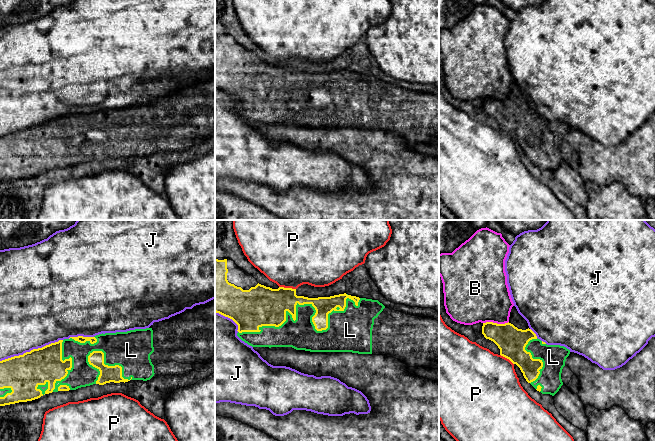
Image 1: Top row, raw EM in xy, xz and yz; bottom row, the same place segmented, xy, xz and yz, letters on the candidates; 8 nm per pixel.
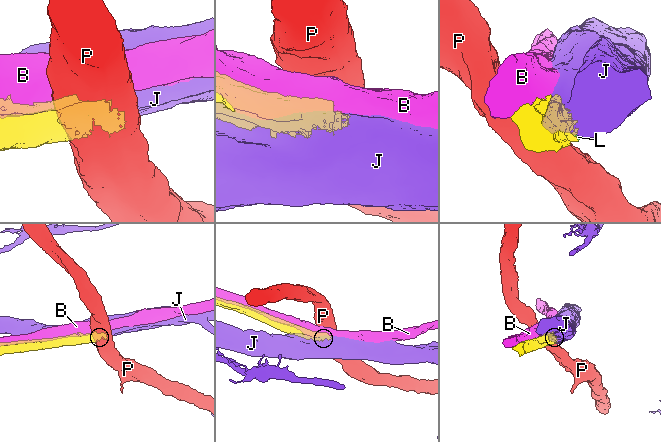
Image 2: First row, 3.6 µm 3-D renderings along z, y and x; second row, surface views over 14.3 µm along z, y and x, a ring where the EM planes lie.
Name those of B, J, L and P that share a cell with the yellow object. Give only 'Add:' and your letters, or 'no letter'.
Add: L

